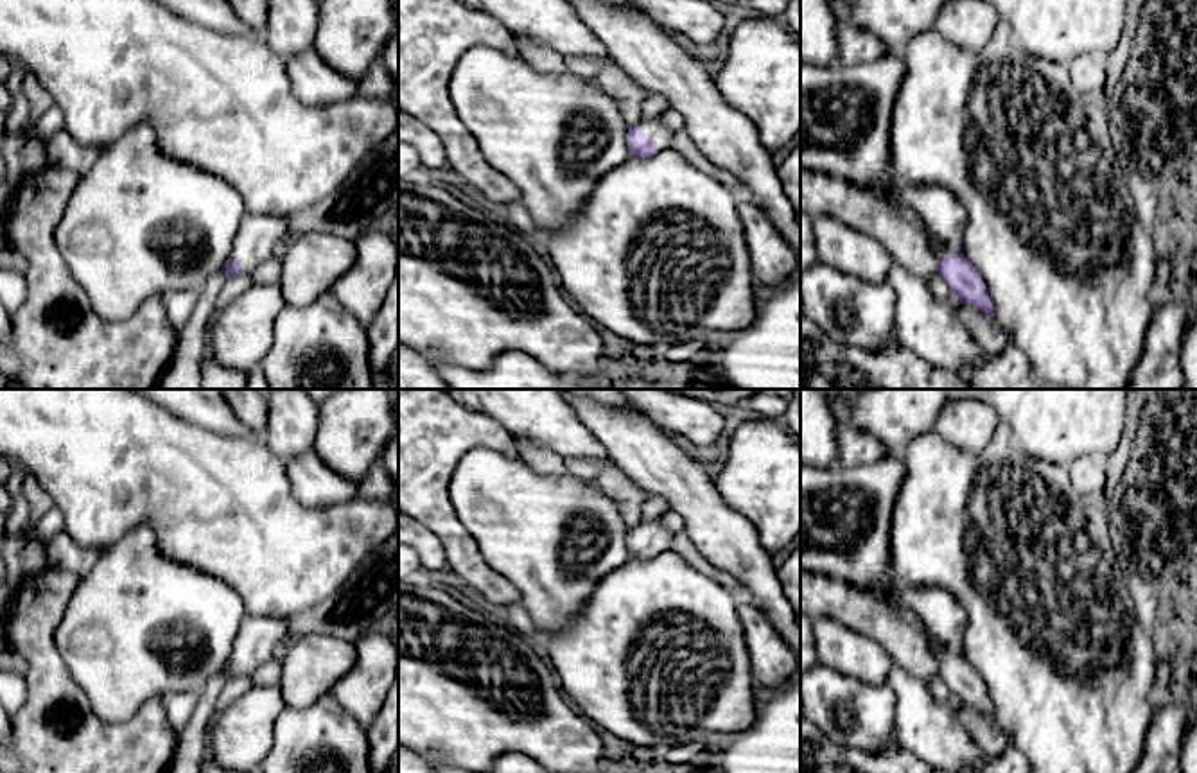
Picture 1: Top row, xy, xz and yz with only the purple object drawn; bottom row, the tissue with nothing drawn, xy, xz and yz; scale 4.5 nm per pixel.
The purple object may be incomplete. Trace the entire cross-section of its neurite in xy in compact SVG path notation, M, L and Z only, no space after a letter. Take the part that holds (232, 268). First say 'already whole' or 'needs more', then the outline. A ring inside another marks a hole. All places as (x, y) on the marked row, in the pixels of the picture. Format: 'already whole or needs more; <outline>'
needs more; M244 215L223 267L226 278L251 273L273 255L273 248L289 233L289 221L269 215Z

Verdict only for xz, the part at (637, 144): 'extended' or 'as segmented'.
extended

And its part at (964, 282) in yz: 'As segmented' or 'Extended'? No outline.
Extended

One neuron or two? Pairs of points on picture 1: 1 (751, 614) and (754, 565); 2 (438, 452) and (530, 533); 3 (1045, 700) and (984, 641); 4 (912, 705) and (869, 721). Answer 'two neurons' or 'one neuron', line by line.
1: two neurons
2: two neurons
3: one neuron
4: two neurons

